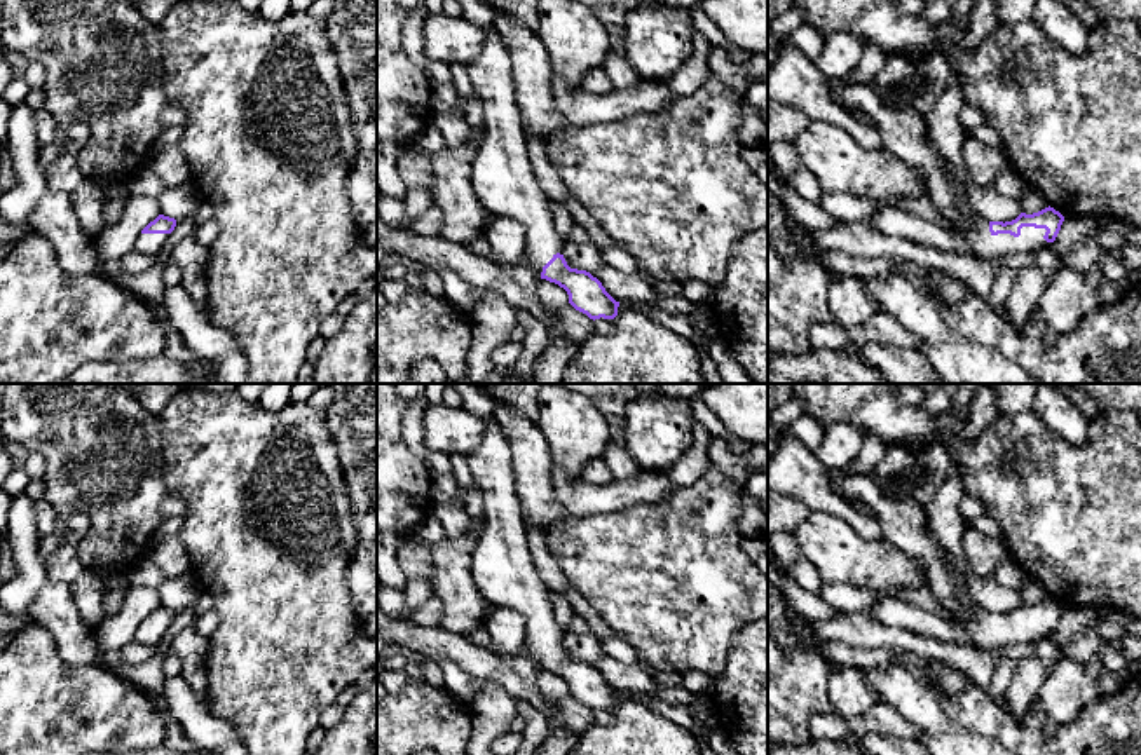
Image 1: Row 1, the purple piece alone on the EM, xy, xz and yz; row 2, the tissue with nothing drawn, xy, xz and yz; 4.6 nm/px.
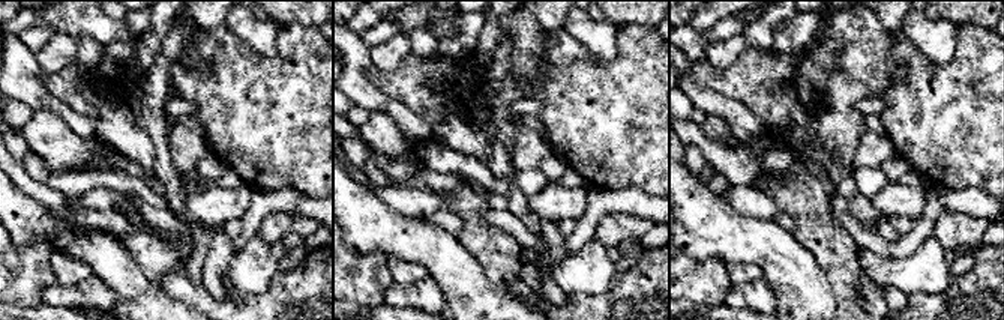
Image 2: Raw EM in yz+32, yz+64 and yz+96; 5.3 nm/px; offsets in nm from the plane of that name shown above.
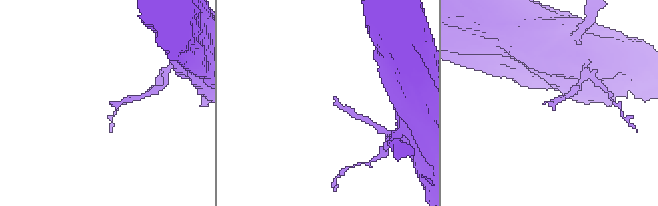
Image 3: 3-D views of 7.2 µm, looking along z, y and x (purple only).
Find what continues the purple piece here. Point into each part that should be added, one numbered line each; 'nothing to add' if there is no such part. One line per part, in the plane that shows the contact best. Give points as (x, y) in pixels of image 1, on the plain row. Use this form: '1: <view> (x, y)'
1: yz (902, 518)

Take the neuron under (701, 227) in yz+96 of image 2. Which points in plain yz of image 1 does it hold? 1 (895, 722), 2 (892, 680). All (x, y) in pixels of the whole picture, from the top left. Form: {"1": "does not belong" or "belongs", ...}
{"1": "does not belong", "2": "belongs"}

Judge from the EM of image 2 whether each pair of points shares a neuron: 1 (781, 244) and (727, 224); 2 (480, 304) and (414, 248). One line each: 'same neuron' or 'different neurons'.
1: same neuron
2: same neuron

